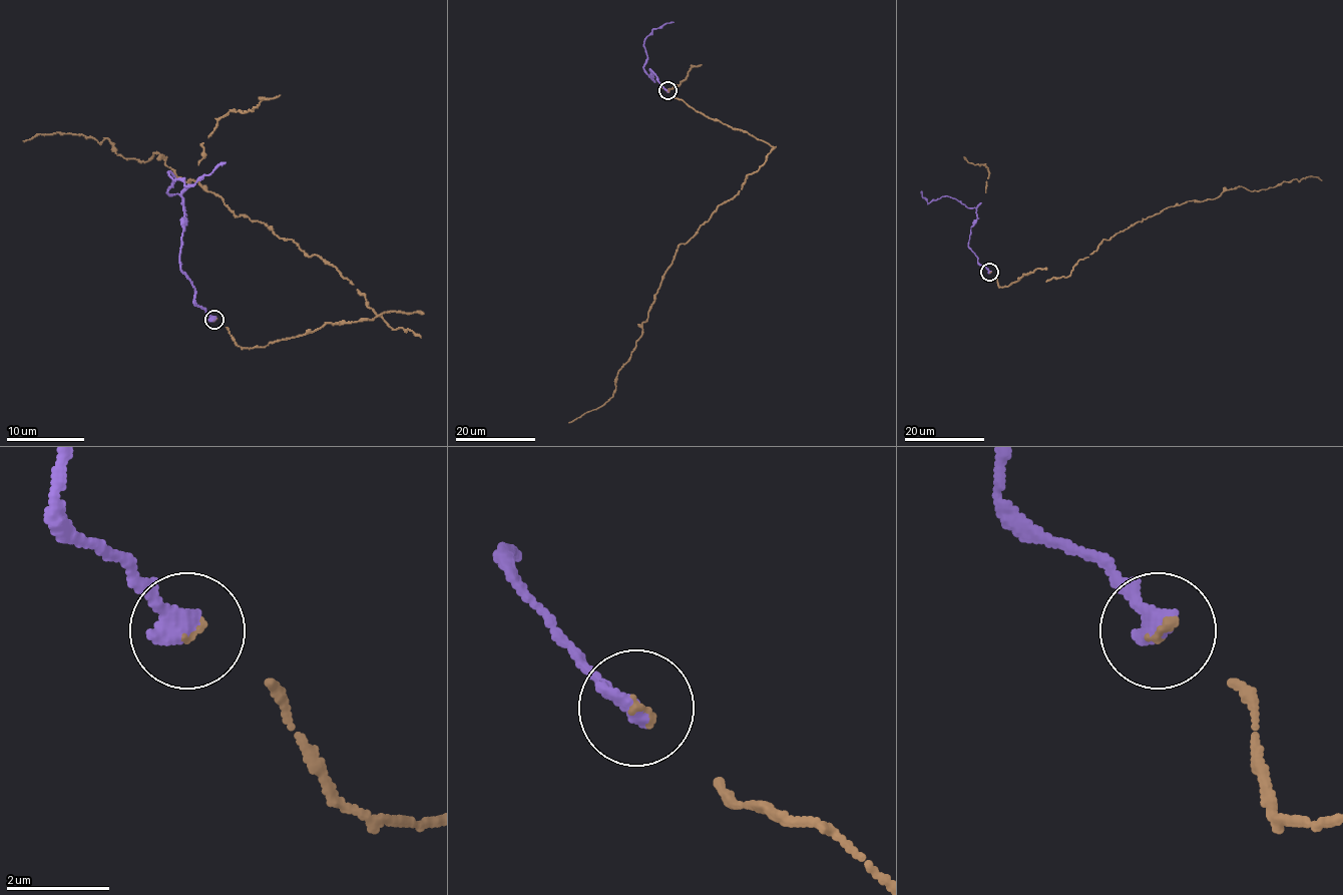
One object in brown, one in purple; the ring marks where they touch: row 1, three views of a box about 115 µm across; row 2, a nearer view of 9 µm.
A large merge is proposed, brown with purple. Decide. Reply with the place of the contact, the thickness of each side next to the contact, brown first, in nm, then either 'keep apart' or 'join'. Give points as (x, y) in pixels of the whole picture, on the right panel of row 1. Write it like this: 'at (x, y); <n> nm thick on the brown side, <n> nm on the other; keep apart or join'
at (989, 272); 90 nm thick on the brown side, 420 nm on the other; join

